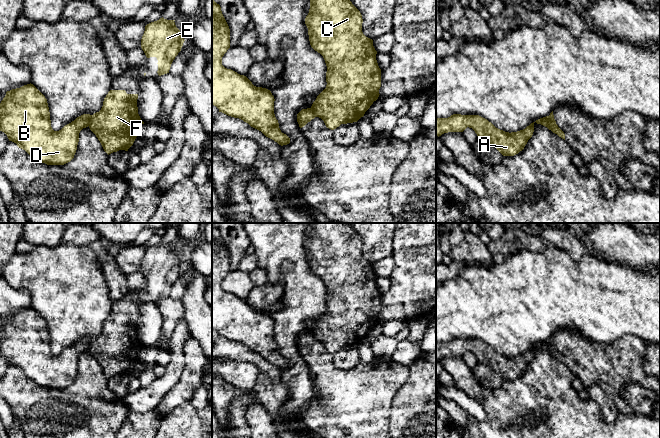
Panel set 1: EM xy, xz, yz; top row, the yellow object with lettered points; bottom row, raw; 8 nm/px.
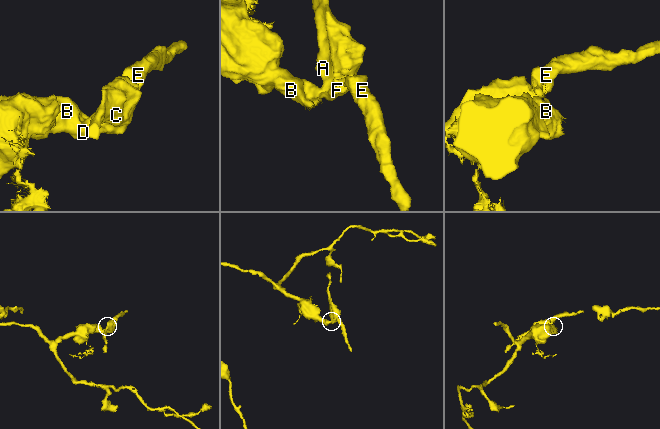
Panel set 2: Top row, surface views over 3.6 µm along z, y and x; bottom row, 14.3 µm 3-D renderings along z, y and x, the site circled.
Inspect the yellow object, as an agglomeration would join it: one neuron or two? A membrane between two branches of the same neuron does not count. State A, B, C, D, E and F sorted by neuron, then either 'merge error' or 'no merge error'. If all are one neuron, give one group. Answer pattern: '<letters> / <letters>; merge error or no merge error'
A C E F / B D; merge error

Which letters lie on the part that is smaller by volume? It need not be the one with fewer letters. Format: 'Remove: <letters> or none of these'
Remove: A, C, E, F

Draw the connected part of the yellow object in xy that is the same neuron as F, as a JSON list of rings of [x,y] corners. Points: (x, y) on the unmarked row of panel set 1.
[[[110,314],[104,322],[101,334],[91,340],[88,350],[108,379],[119,374],[128,375],[139,352],[144,348],[138,338],[137,323],[138,318],[127,318],[125,314]]]

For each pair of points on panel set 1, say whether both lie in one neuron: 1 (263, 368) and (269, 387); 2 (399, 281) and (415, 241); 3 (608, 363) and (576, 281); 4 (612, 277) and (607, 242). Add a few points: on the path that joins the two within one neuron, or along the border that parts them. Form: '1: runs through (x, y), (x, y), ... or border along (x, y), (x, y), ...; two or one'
1: runs through (268, 373), (269, 382); one
2: runs through (406, 271), (408, 268), (408, 250); one
3: border along (580, 333), (602, 344), (612, 344), (623, 337); two
4: border along (591, 253), (605, 261), (633, 268); two

